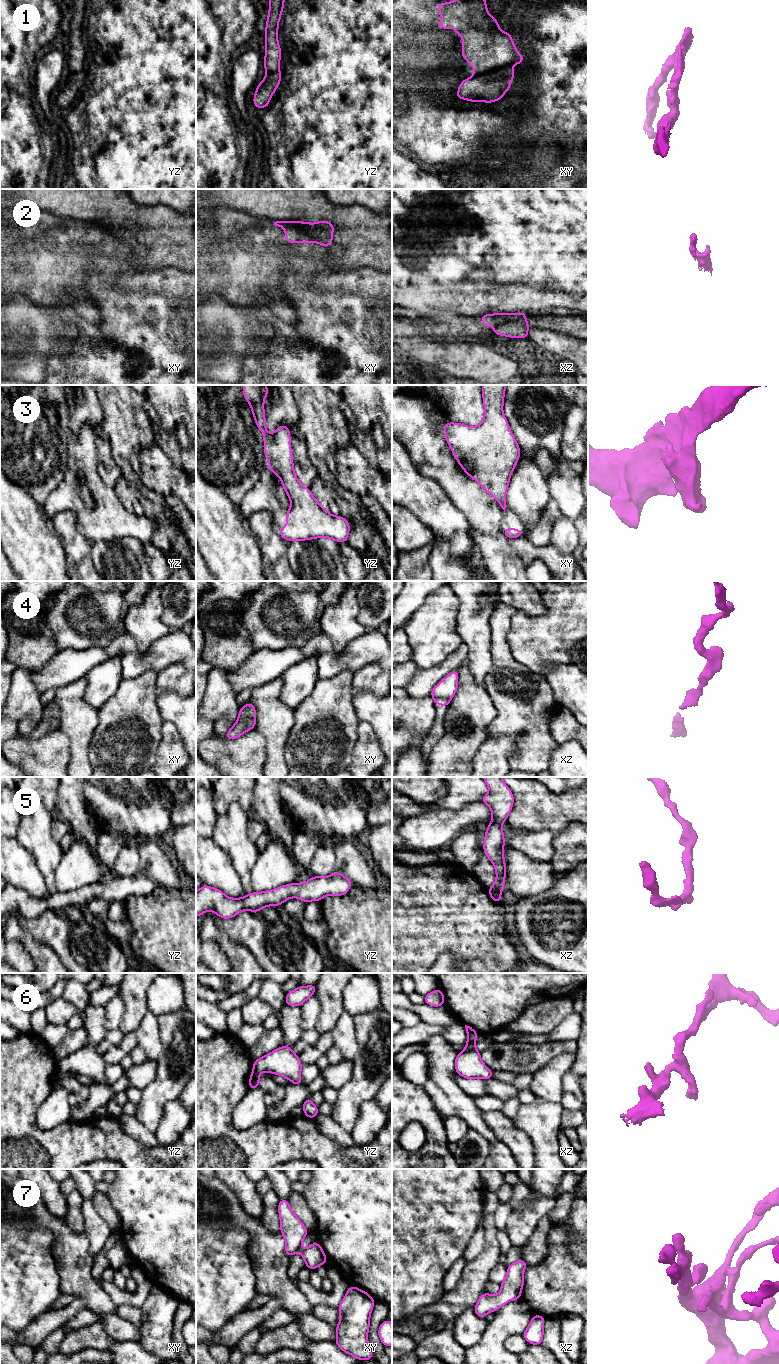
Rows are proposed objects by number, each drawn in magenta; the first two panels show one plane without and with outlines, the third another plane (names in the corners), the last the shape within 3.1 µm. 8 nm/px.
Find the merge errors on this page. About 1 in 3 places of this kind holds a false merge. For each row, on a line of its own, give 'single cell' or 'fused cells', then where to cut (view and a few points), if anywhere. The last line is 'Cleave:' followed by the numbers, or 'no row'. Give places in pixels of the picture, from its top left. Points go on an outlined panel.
1: fused cells; cut xy (509, 65), (474, 76)
2: fused cells; cut xz (524, 317), (504, 322), (495, 327)
3: single cell; cut none
4: fused cells; cut xz (449, 699), (436, 698), (434, 700)
5: single cell; cut none
6: fused cells; cut yz (253, 1069), (258, 1073)
7: single cell; cut none
Cleave: 1, 2, 4, 6

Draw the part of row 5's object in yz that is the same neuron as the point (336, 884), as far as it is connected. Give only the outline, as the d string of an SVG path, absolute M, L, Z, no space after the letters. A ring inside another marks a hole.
M338 871L326 877L311 876L304 883L290 883L276 889L252 892L243 898L229 898L223 891L203 885L196 891L196 917L213 911L222 919L230 919L243 910L259 912L267 906L280 906L286 900L296 897L304 903L320 902L326 896L343 896L352 887L352 882Z

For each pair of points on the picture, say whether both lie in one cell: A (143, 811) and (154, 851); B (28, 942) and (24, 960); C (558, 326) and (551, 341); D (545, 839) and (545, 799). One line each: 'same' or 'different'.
A: different
B: different
C: different
D: different

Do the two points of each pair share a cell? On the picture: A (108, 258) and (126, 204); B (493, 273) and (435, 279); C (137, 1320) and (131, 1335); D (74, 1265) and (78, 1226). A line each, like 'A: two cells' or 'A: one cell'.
A: two cells
B: one cell
C: two cells
D: two cells

